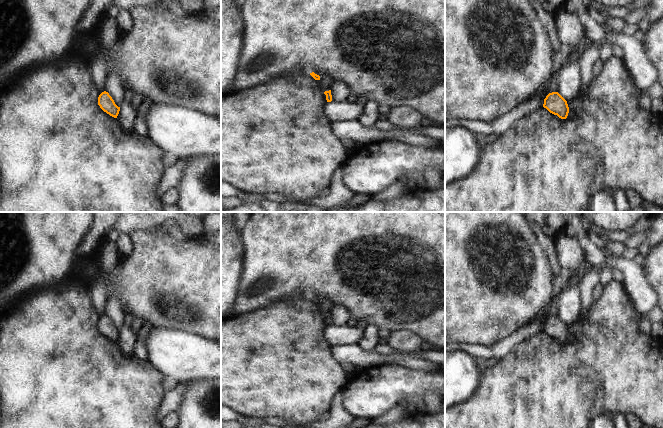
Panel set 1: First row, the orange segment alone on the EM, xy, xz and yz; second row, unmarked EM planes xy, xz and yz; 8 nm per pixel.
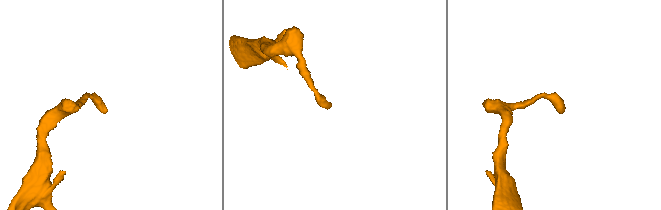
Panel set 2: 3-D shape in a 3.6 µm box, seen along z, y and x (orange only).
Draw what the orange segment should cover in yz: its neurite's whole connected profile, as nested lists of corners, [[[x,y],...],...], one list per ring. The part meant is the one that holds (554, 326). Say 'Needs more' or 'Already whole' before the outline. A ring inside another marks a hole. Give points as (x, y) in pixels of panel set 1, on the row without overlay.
Already whole. [[[549,317],[544,323],[543,331],[561,343],[566,343],[569,337],[567,325],[558,317]]]

